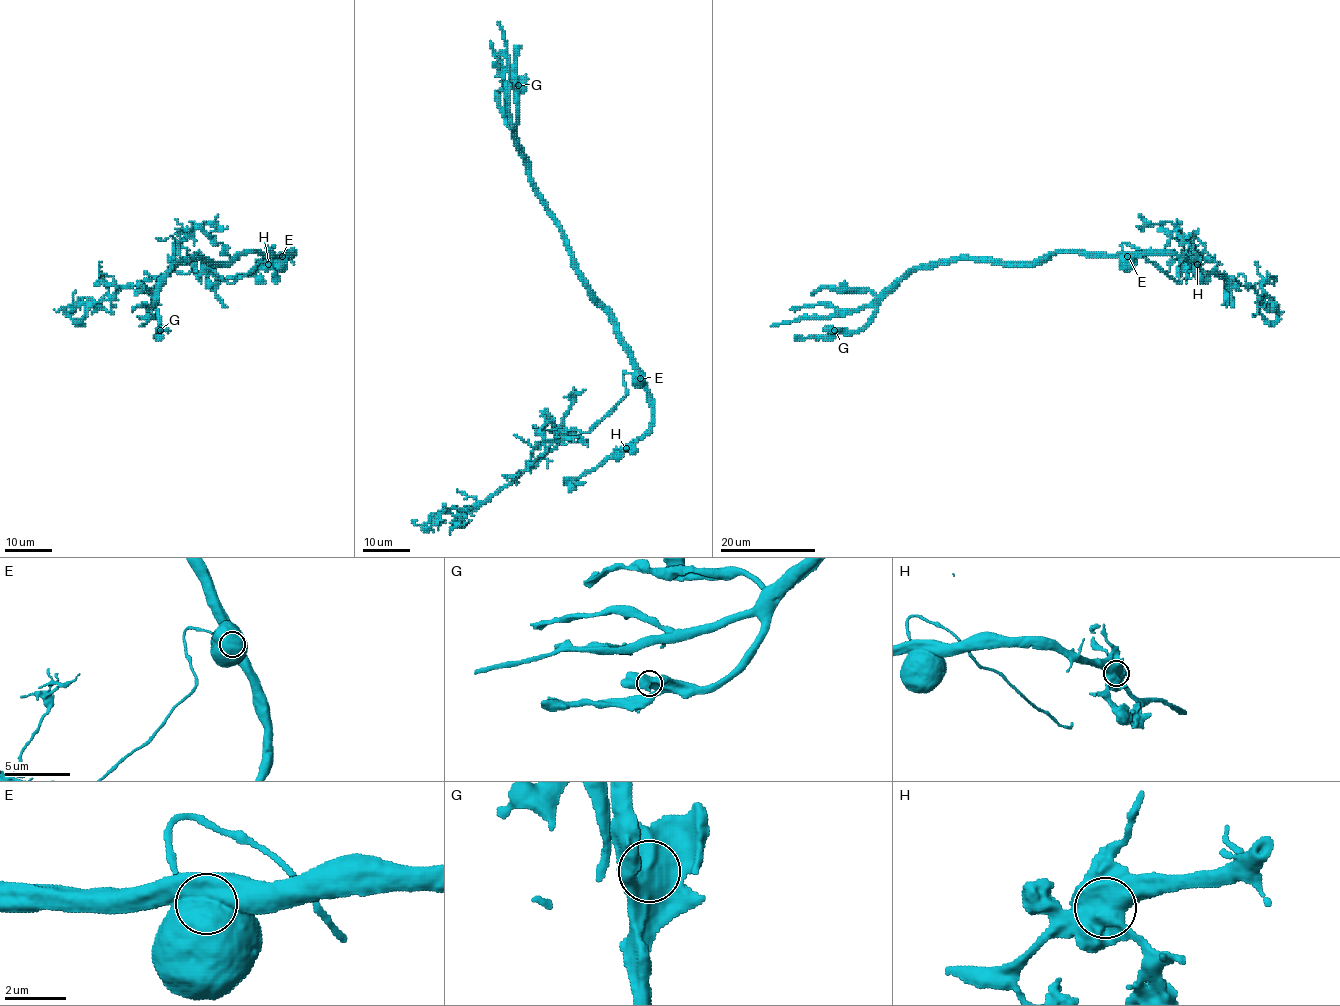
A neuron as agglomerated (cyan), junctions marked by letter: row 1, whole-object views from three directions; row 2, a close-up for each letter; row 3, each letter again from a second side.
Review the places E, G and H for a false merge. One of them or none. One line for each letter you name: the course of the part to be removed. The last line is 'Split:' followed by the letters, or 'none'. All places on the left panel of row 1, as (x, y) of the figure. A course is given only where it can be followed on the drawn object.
E: foreign part runs (282, 256), (264, 243), (268, 256), (234, 283), (208, 267), (171, 269), (58, 312)
Split: E

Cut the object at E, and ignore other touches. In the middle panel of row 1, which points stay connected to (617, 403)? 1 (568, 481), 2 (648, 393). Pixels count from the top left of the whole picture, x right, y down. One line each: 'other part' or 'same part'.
1: other part
2: other part

